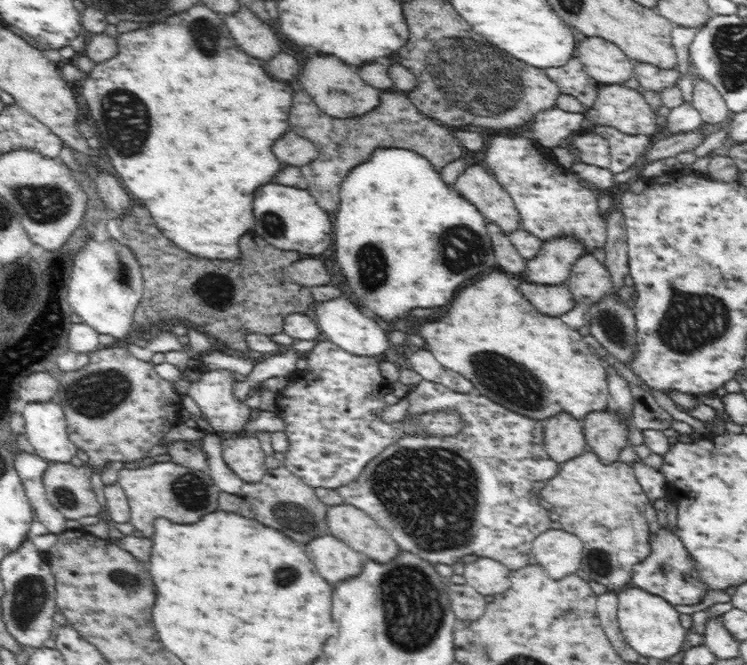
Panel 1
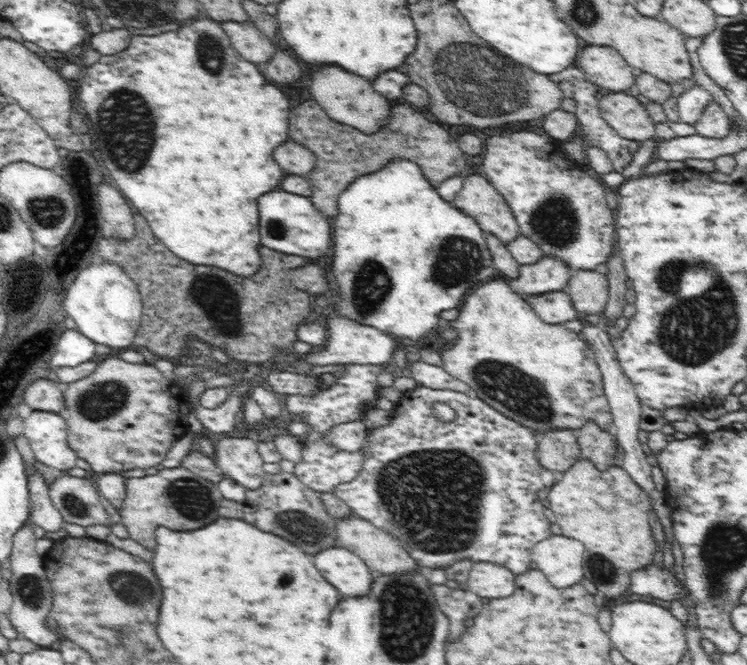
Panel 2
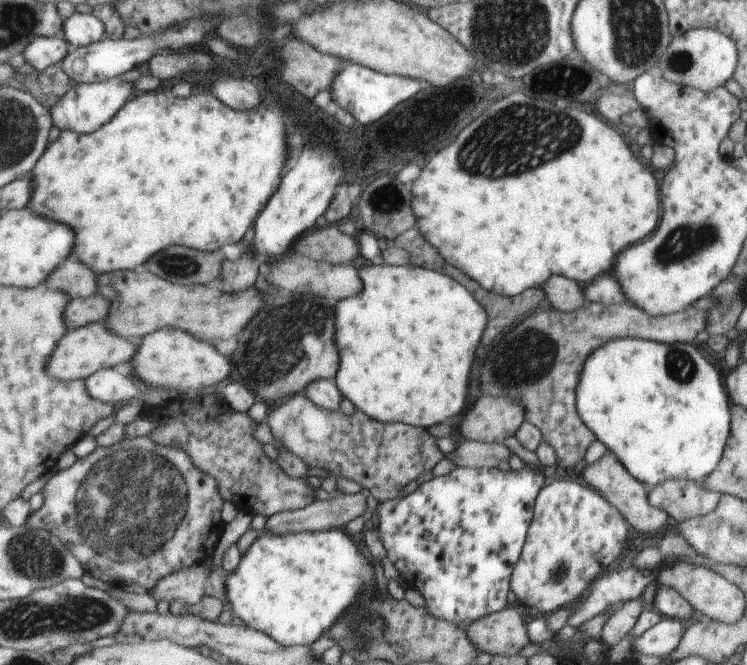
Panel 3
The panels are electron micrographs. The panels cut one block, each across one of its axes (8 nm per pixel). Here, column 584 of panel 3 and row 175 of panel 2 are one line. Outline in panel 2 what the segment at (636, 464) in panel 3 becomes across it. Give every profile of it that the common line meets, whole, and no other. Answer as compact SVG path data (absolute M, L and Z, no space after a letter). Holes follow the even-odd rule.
M392 159L377 171L356 177L340 193L338 210L334 220L332 220L332 252L330 252L332 266L328 264L328 268L332 270L332 284L336 284L336 294L339 294L331 300L332 312L340 313L348 319L377 328L394 338L399 336L400 338L410 338L410 340L420 340L420 338L426 338L434 330L439 331L438 328L443 325L443 321L439 317L440 312L453 308L459 309L458 306L462 304L462 296L466 294L466 290L472 290L474 286L498 276L493 266L490 250L486 245L486 234L480 229L480 225L472 217L462 213L453 202L444 200L436 191L436 187L432 187L432 183L426 179L420 166L408 161L408 159ZM438 268L444 270L446 274L452 274L458 282L444 282L444 272L440 272Z

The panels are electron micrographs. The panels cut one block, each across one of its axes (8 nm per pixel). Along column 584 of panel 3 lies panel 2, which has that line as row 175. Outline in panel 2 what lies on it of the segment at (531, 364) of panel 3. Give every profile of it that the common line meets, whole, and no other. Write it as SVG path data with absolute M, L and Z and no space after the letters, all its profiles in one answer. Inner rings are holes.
M314 99L304 100L298 106L291 108L289 114L289 138L306 145L313 154L316 155L316 166L306 174L306 179L311 186L312 194L309 196L311 201L316 205L325 216L336 216L339 205L340 193L356 178L364 173L371 173L382 168L392 159L408 159L422 169L426 179L432 183L432 187L438 187L446 178L458 175L462 170L466 170L468 161L467 154L460 149L454 136L446 131L440 122L432 119L420 110L410 106L410 103L404 101L394 101L391 106L391 115L387 125L380 127L375 133L366 134L358 129L338 123L324 112Z

